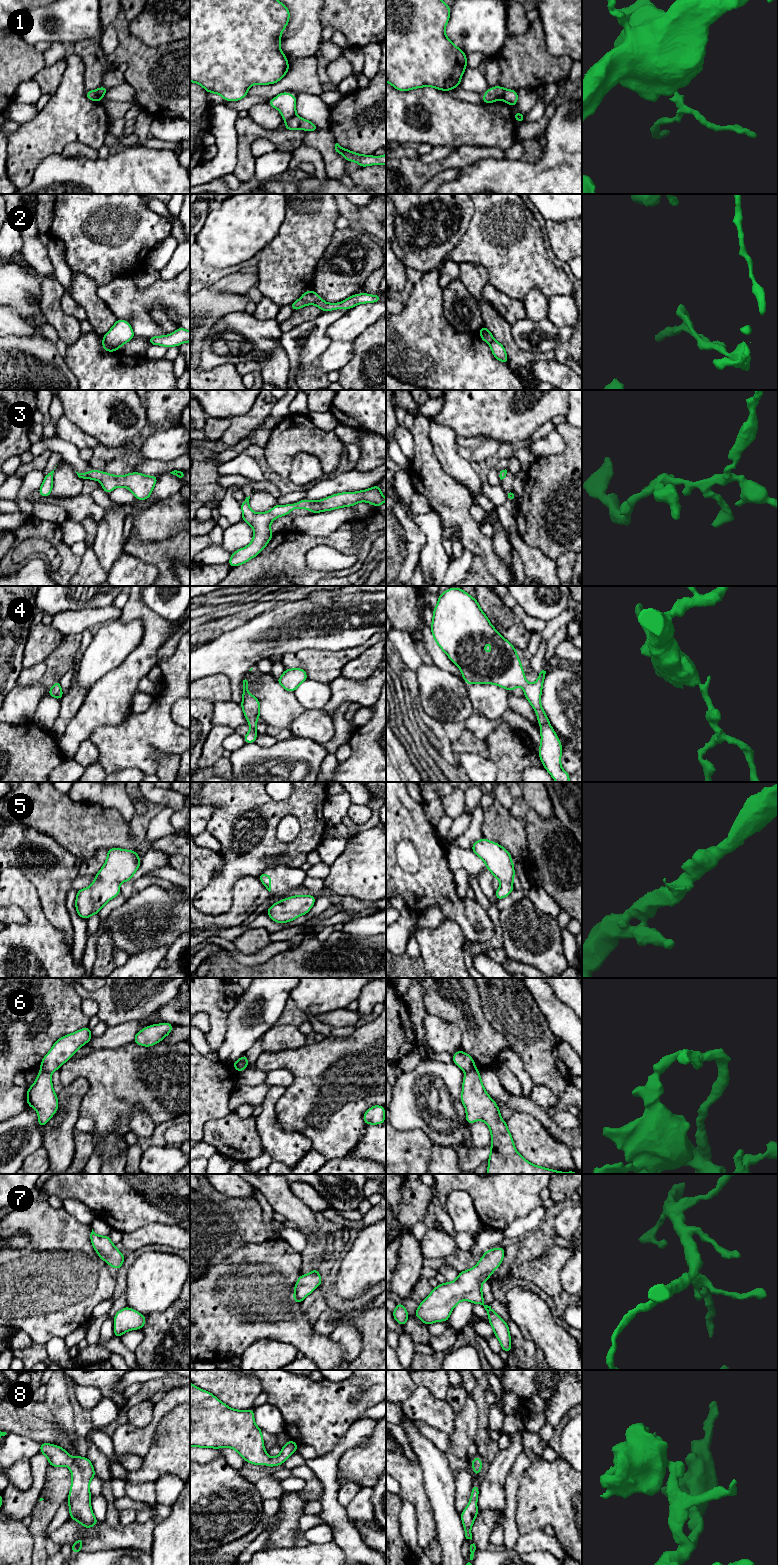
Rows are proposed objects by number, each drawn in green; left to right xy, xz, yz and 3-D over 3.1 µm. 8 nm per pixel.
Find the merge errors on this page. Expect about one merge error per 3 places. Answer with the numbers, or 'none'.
1, 2, 6

